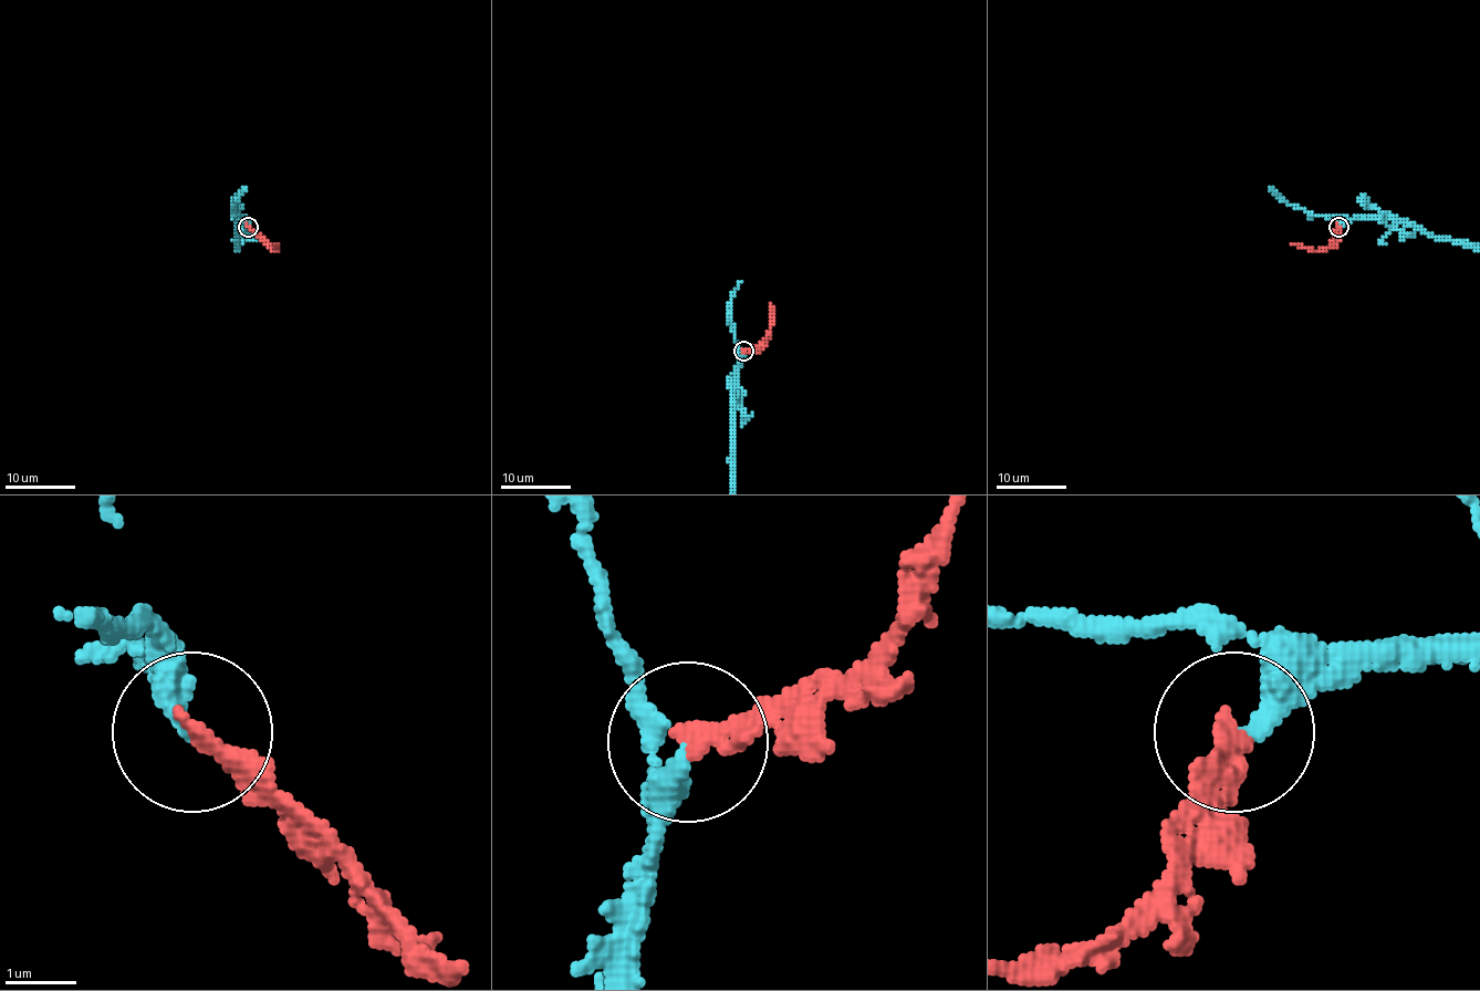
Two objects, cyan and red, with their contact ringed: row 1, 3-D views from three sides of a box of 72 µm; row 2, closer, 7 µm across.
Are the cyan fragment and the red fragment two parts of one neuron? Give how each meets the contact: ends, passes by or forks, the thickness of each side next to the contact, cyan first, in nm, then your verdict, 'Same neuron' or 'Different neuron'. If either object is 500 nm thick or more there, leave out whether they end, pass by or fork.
At the ring cyan ends. At the ring red ends. Thickness 260 nm (cyan) against 260 nm. Same neuron

